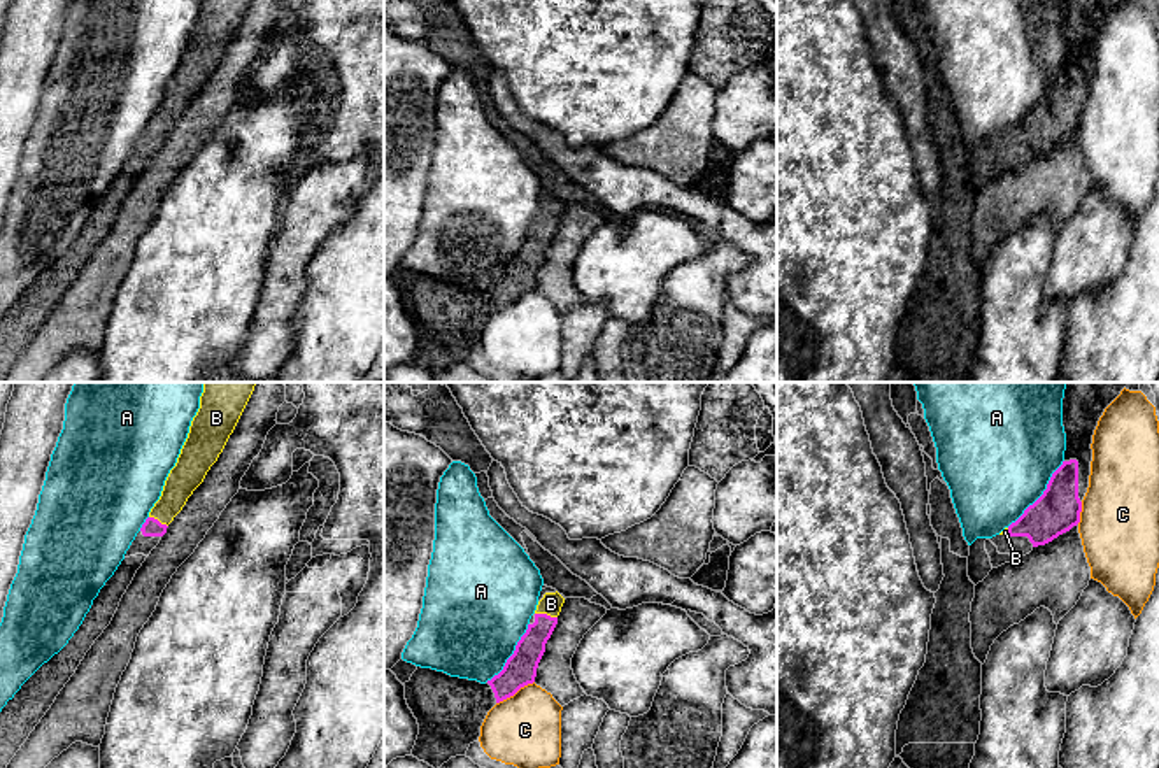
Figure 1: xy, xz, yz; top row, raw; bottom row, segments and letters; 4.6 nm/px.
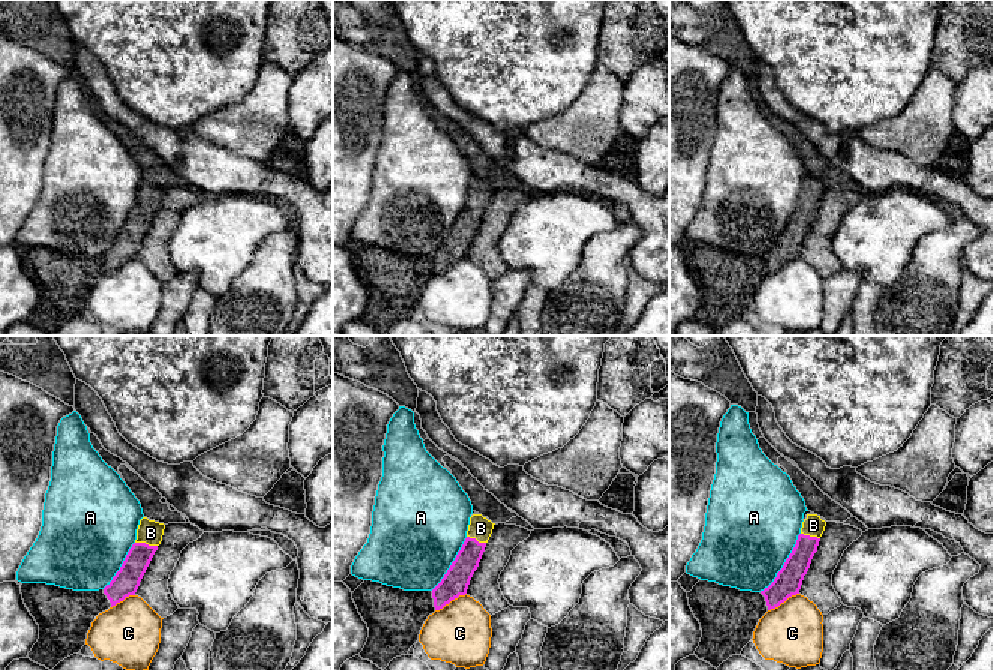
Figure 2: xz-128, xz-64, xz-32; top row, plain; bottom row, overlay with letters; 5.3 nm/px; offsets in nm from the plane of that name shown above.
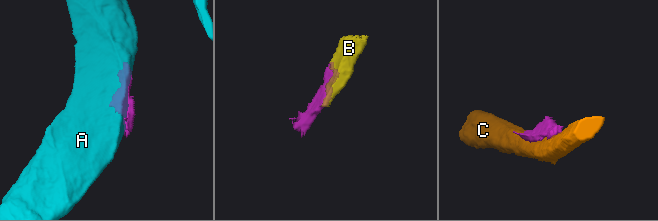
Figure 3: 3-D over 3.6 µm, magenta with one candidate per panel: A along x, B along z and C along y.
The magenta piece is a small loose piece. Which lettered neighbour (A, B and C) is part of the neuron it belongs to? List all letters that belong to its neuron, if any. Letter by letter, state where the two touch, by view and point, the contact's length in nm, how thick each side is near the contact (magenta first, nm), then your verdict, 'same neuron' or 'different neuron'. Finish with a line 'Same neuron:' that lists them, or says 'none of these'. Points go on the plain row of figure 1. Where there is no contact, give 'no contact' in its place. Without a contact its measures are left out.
A: contact yz (1042, 102); length 400 nm; calibres 200 and 480 nm; different neuron
B: contact xz (546, 221); length 110 nm; calibres 140 and 100 nm; same neuron
C: contact xz (514, 300); length 200 nm; calibres 150 and 340 nm; different neuron
Same neuron: B

